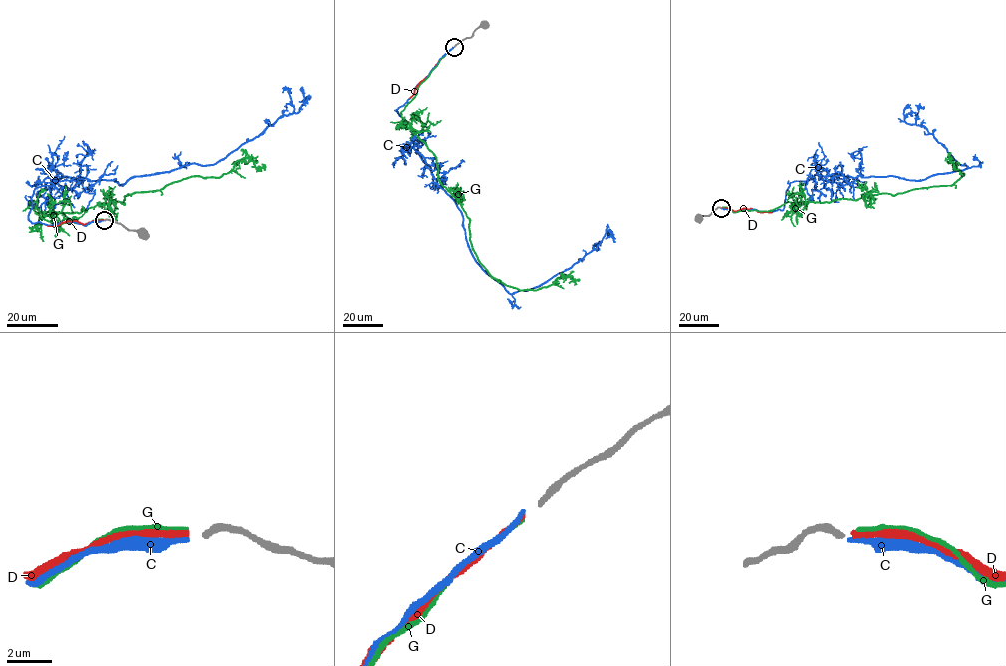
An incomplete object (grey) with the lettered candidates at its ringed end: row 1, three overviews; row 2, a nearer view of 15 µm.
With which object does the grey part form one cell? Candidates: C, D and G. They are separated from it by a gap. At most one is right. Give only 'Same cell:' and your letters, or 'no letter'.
Same cell: D

